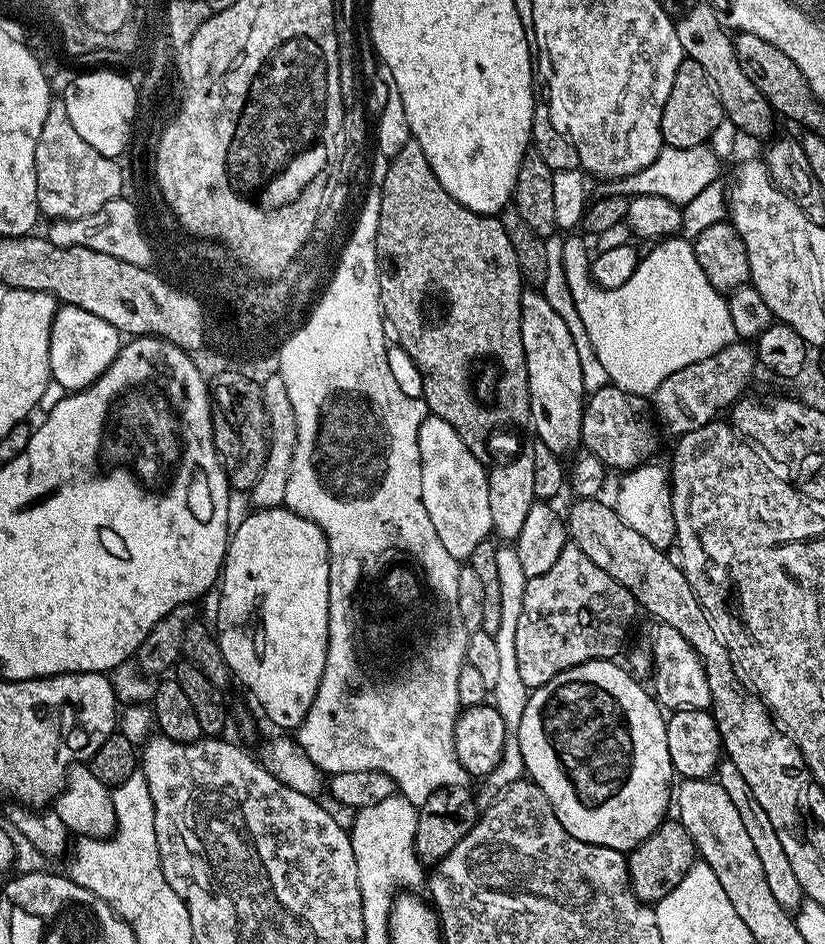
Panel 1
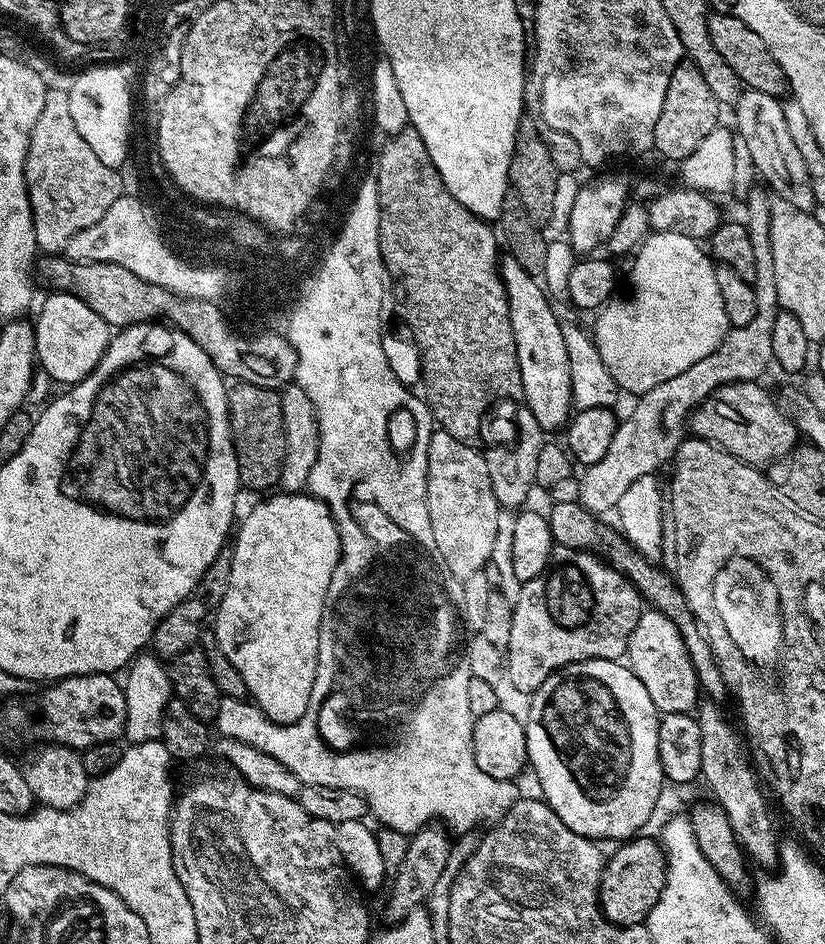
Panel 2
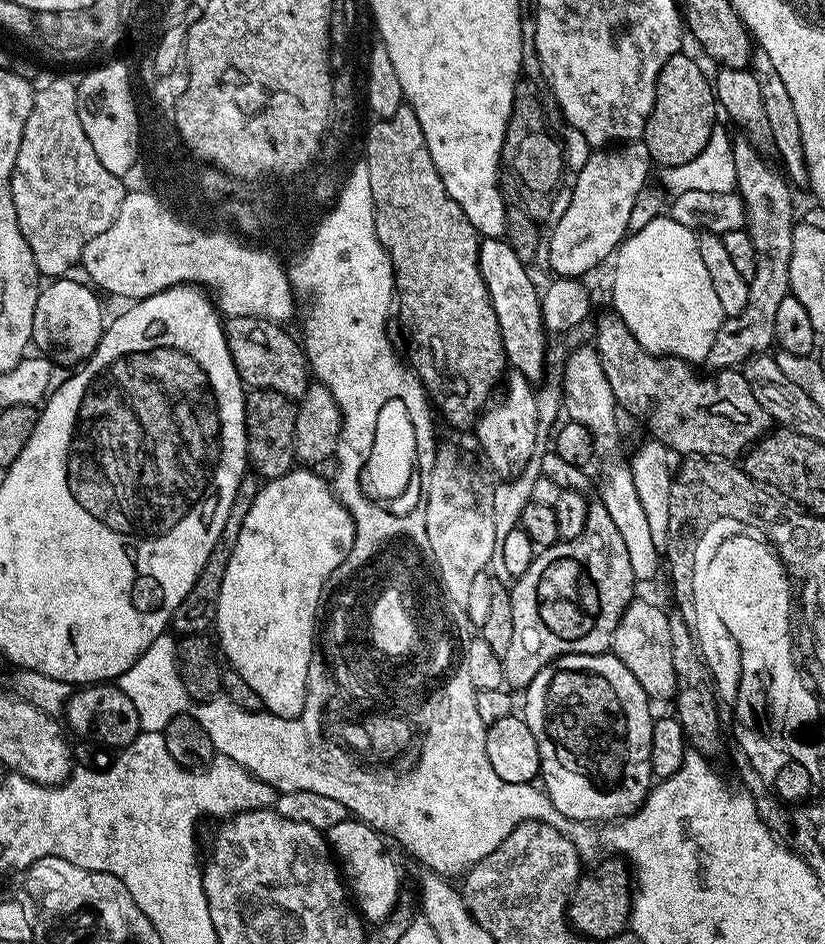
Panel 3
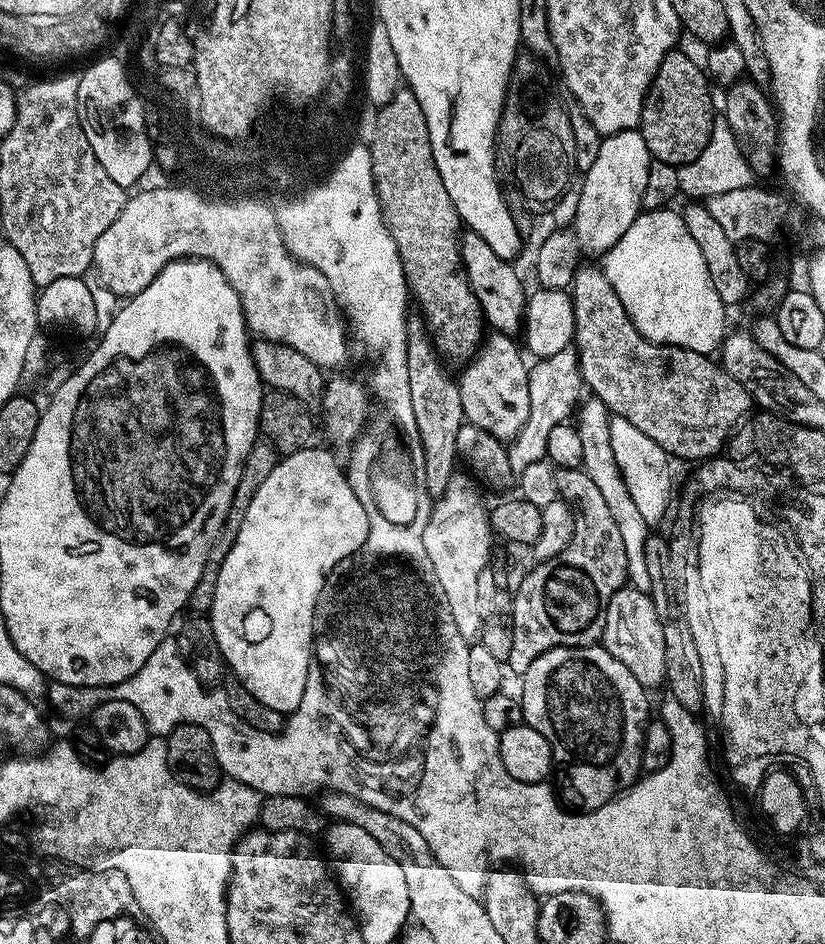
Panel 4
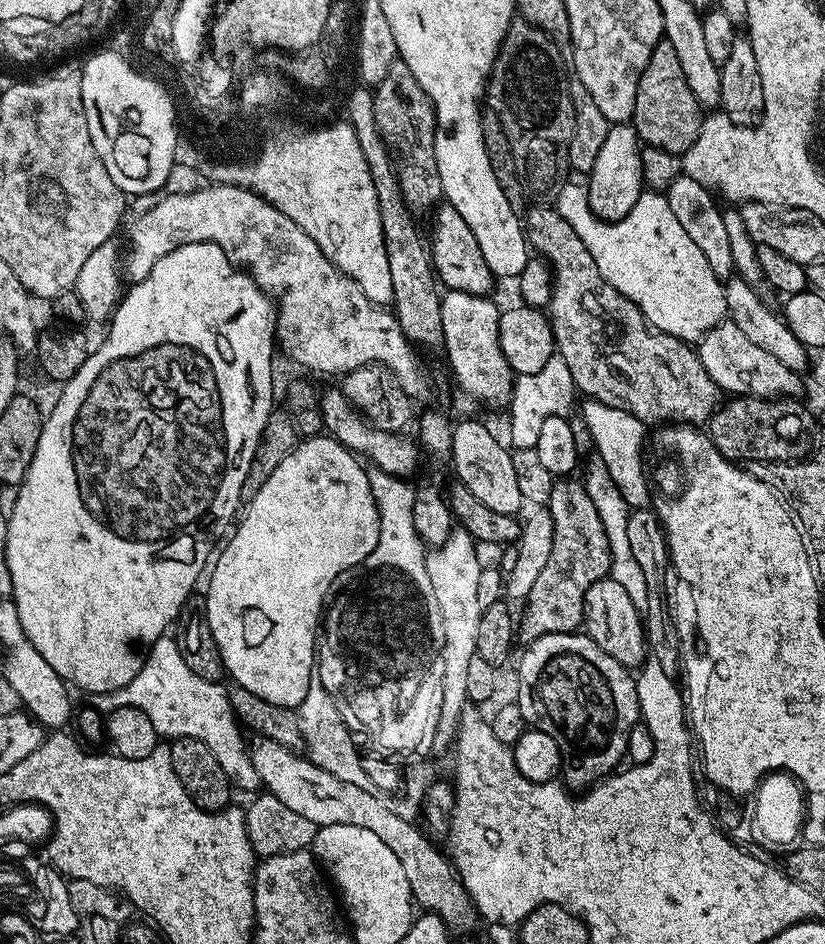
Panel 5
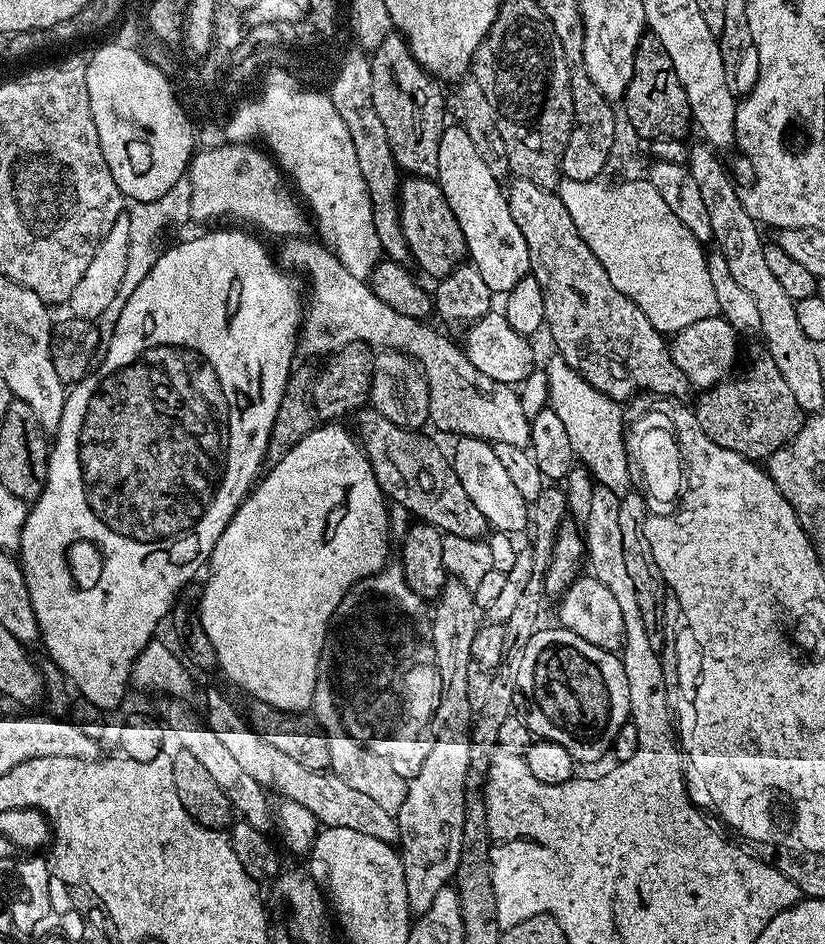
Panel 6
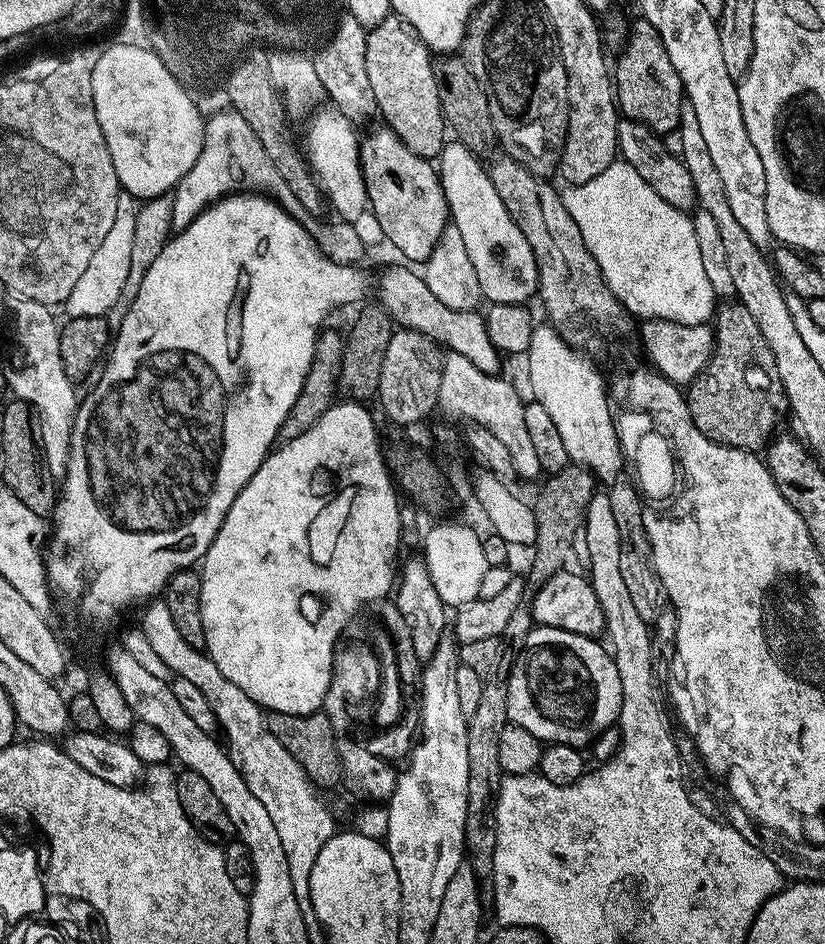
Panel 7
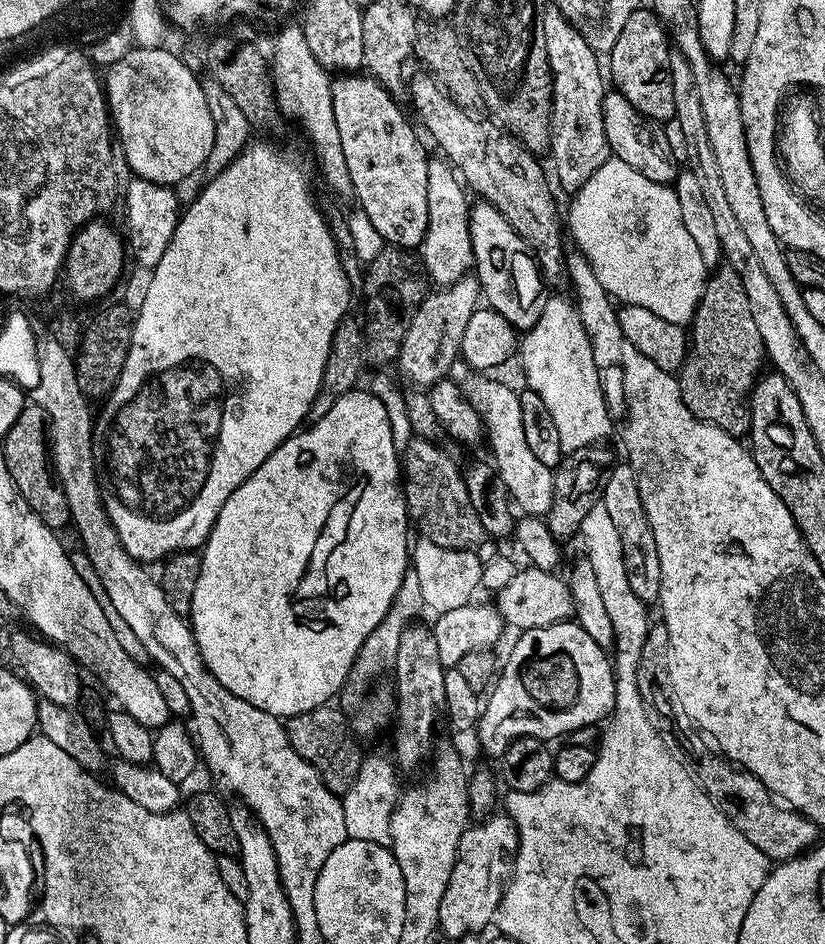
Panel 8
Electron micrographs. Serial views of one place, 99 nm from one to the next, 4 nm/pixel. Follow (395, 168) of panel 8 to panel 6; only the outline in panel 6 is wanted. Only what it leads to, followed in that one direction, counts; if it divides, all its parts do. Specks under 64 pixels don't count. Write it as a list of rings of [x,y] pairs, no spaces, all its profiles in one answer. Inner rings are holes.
[[[408,176],[401,183],[400,221],[412,260],[426,275],[433,278],[448,276],[467,257],[468,247],[462,226],[458,226],[458,218],[454,218],[454,210],[450,210],[450,202],[446,202],[446,194],[435,179]]]

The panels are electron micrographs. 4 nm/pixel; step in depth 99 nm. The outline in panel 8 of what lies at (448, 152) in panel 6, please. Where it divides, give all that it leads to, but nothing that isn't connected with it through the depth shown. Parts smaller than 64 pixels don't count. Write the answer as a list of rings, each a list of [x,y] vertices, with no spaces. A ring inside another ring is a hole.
[[[483,202],[471,205],[468,213],[474,275],[480,281],[480,290],[487,307],[493,308],[517,330],[527,330],[538,322],[544,312],[540,291],[546,287],[542,273],[523,238],[502,218],[494,206]]]

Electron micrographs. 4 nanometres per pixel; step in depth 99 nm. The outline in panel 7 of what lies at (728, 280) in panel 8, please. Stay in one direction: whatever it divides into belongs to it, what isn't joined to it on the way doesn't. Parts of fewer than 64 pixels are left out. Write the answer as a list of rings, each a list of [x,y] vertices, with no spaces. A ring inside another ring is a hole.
[[[724,302],[717,307],[714,331],[716,341],[710,362],[686,388],[688,413],[694,426],[698,426],[698,430],[702,430],[702,434],[714,443],[725,444],[728,448],[741,448],[743,452],[759,453],[767,449],[777,435],[776,427],[789,411],[786,390],[782,386],[782,378],[778,378],[778,366],[774,366],[774,353],[770,351],[766,338],[762,338],[762,330],[758,330],[758,322],[754,322],[750,310],[746,310],[746,306],[739,302]]]

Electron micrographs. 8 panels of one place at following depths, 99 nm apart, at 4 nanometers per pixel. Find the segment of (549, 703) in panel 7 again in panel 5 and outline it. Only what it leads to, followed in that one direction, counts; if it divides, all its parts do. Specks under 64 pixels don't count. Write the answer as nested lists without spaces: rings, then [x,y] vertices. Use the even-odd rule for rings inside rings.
[[[546,634],[525,648],[528,649],[520,660],[520,689],[514,696],[515,703],[519,704],[525,721],[531,727],[550,734],[550,738],[558,742],[558,750],[564,759],[563,783],[569,789],[587,790],[621,767],[620,759],[623,761],[628,751],[630,732],[641,719],[633,673],[610,658],[610,654],[587,634]]]

